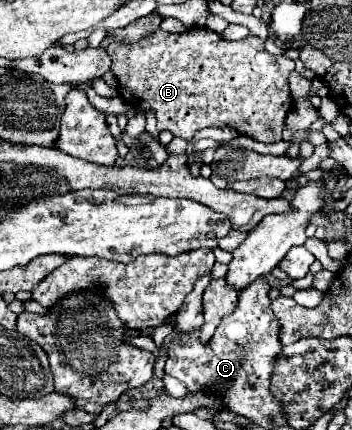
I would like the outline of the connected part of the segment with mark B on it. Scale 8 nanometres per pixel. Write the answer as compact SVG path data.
M189 28L181 34L157 30L137 44L109 44L107 54L113 60L111 72L119 82L119 96L137 110L155 110L157 130L169 130L173 136L191 140L195 132L207 126L229 126L263 144L281 142L285 116L293 106L287 78L295 70L295 62L285 54L269 54L257 36L229 42L207 28Z

